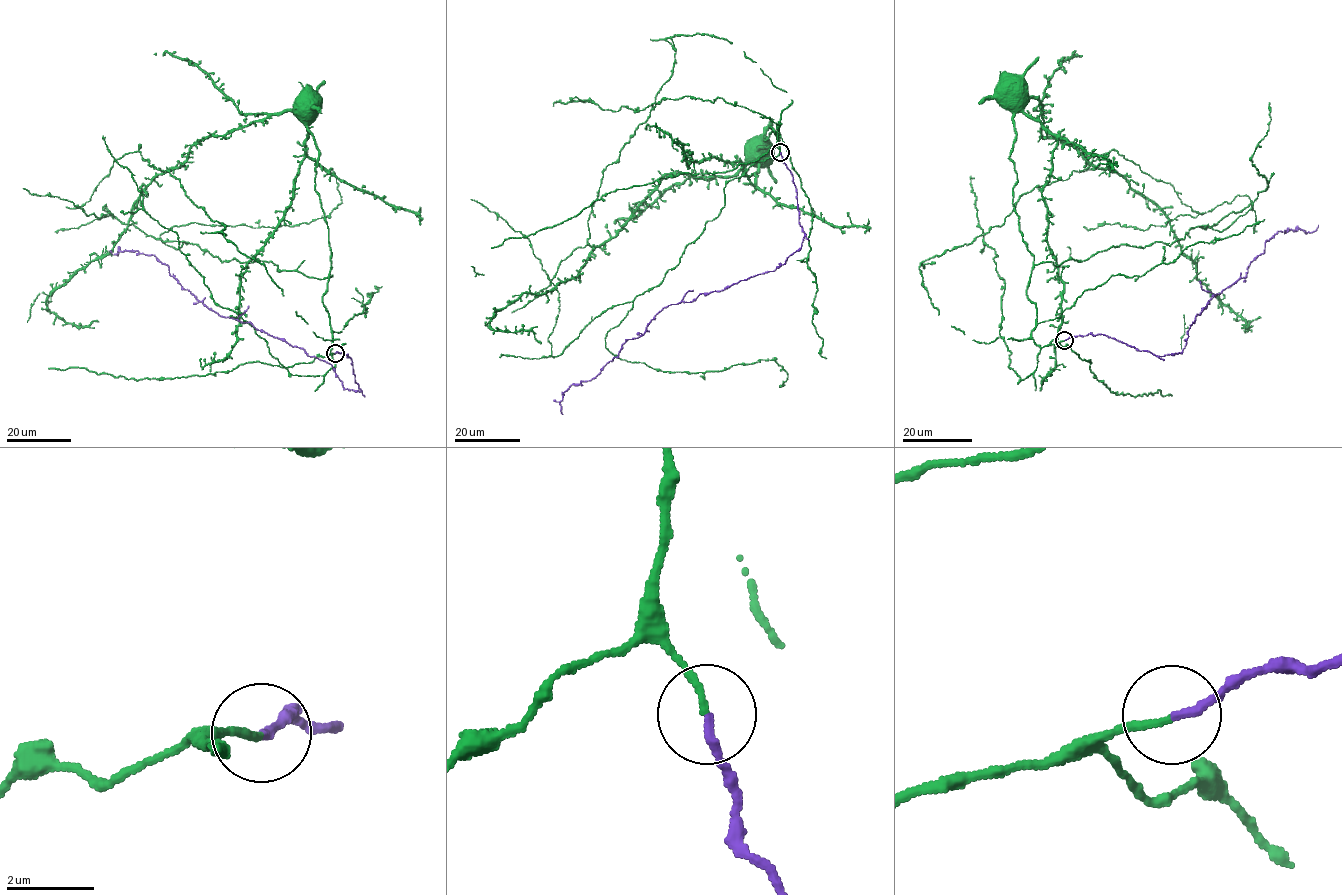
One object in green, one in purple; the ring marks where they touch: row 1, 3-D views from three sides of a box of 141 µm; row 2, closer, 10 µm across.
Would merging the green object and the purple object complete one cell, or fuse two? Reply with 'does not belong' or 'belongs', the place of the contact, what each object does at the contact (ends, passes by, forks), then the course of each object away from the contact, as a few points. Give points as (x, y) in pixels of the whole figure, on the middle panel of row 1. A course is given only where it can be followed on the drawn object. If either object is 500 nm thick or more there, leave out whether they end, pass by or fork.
belongs | (780, 152) | green ends | purple ends | green via (780, 152), (779, 123), (776, 133), (770, 126), (778, 140), (773, 131), (764, 149), (748, 147) | purple via (780, 152), (795, 187), (804, 234), (800, 248), (774, 271), (663, 308), (597, 375), (565, 391), (562, 414)

